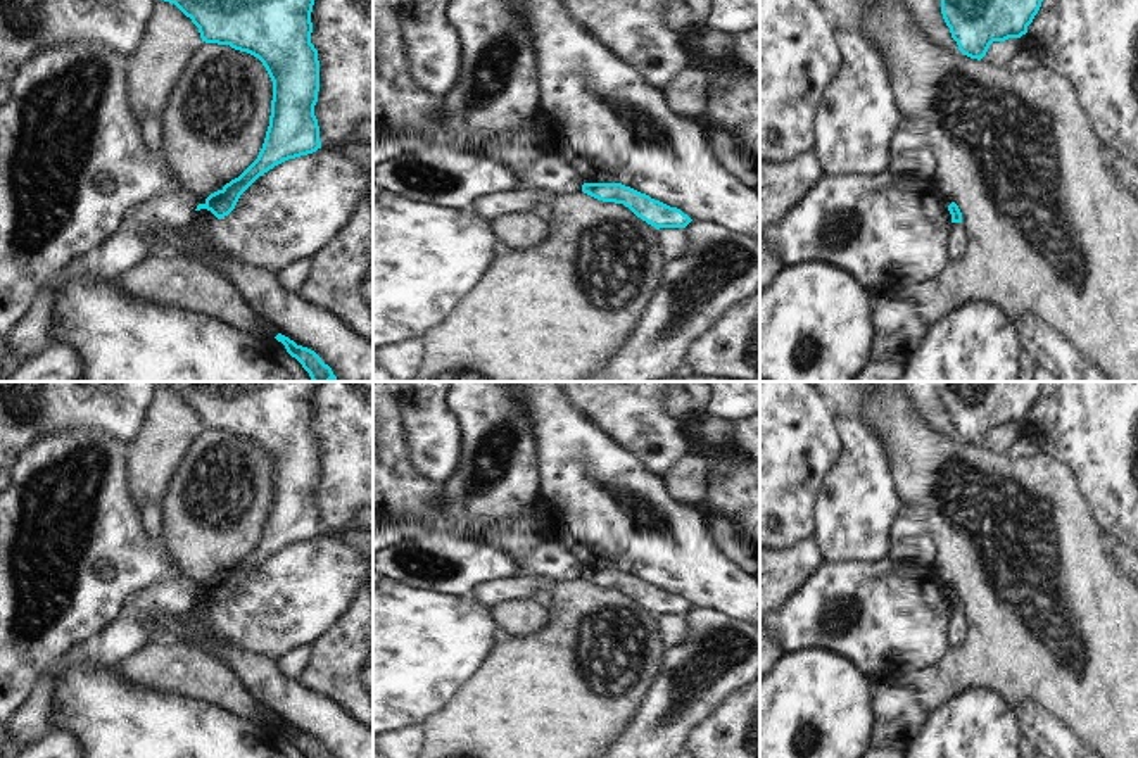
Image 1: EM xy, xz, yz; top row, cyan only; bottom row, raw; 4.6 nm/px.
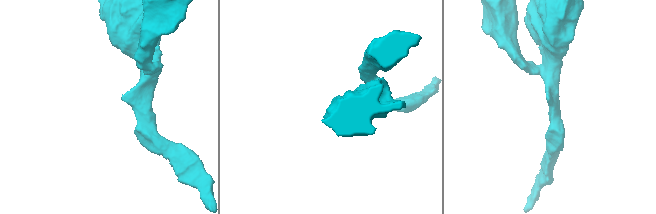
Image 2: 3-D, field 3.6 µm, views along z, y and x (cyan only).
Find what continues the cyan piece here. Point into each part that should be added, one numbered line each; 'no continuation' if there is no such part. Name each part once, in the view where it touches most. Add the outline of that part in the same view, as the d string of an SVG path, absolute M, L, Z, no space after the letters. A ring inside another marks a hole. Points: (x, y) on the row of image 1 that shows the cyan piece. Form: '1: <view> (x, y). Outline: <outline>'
no continuation

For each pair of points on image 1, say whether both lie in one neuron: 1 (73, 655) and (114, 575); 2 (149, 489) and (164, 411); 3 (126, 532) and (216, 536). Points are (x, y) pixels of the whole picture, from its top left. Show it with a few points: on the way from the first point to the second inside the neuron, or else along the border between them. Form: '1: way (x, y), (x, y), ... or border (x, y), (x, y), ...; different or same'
1: border (94, 637), (71, 644), (47, 667); different
2: way (149, 470), (151, 460), (164, 439), (164, 430); same
3: border (161, 536), (175, 574); different

